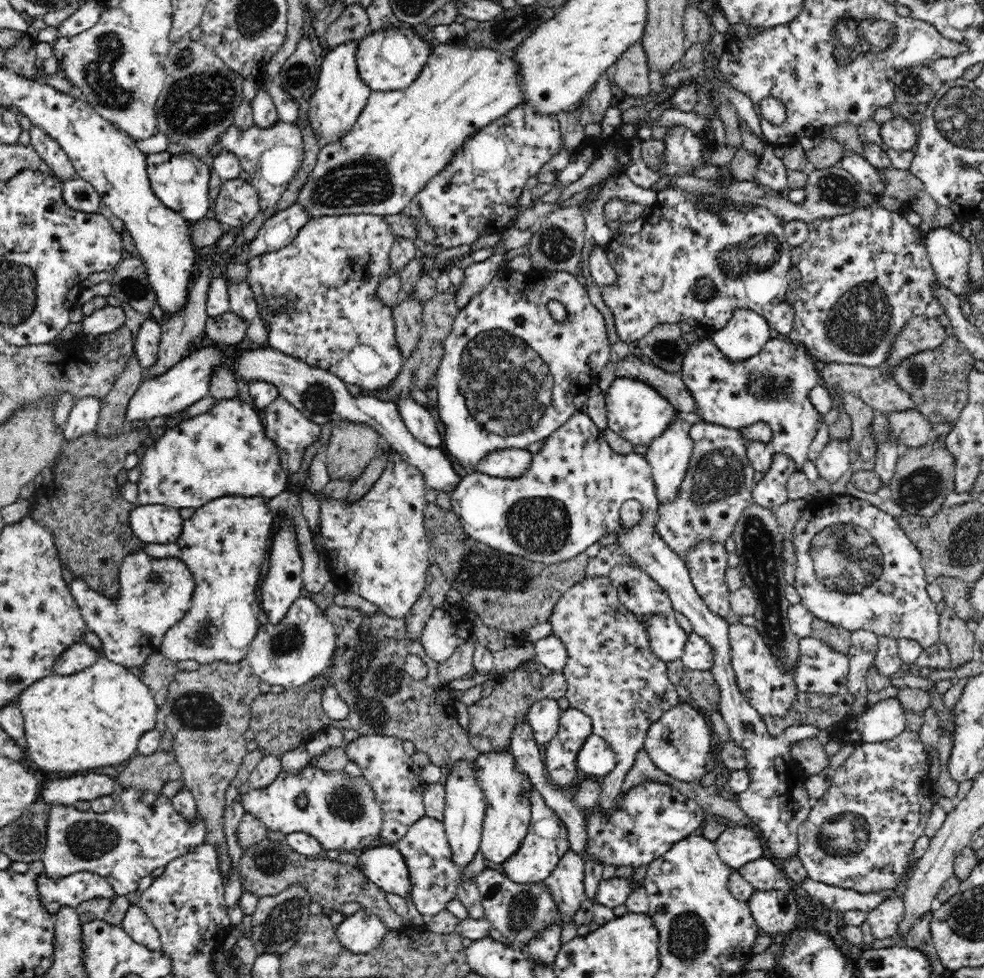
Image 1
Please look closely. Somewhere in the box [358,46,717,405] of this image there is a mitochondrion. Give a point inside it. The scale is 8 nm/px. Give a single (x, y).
(556, 244)

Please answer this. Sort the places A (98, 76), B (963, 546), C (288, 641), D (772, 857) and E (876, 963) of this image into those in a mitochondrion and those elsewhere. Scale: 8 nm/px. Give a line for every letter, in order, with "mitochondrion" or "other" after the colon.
A: mitochondrion
B: mitochondrion
C: mitochondrion
D: other
E: other

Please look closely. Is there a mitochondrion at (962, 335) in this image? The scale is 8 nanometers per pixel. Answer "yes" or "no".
no

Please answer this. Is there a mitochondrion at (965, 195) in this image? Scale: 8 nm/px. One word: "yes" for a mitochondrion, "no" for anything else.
no

